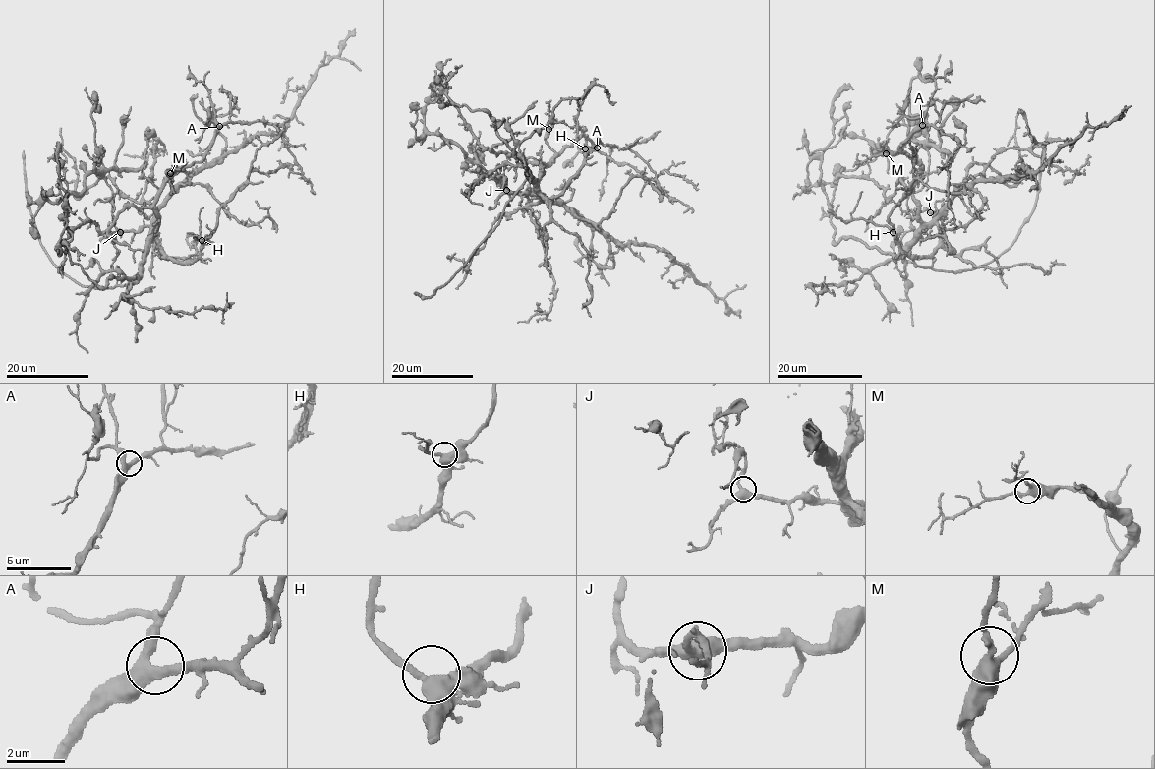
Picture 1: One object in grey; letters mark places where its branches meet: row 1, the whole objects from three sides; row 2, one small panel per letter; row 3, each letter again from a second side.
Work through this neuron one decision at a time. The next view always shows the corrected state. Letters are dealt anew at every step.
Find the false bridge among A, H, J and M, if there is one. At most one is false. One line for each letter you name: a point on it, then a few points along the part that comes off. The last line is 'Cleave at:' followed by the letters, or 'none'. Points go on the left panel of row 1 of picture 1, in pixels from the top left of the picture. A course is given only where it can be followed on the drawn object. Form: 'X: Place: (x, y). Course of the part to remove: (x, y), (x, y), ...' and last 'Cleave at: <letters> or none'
J: Place: (120, 232). Course of the part to remove: (120, 232), (114, 237), (110, 187), (96, 171), (80, 194), (51, 202), (45, 194), (60, 194), (76, 214)
Cleave at: J

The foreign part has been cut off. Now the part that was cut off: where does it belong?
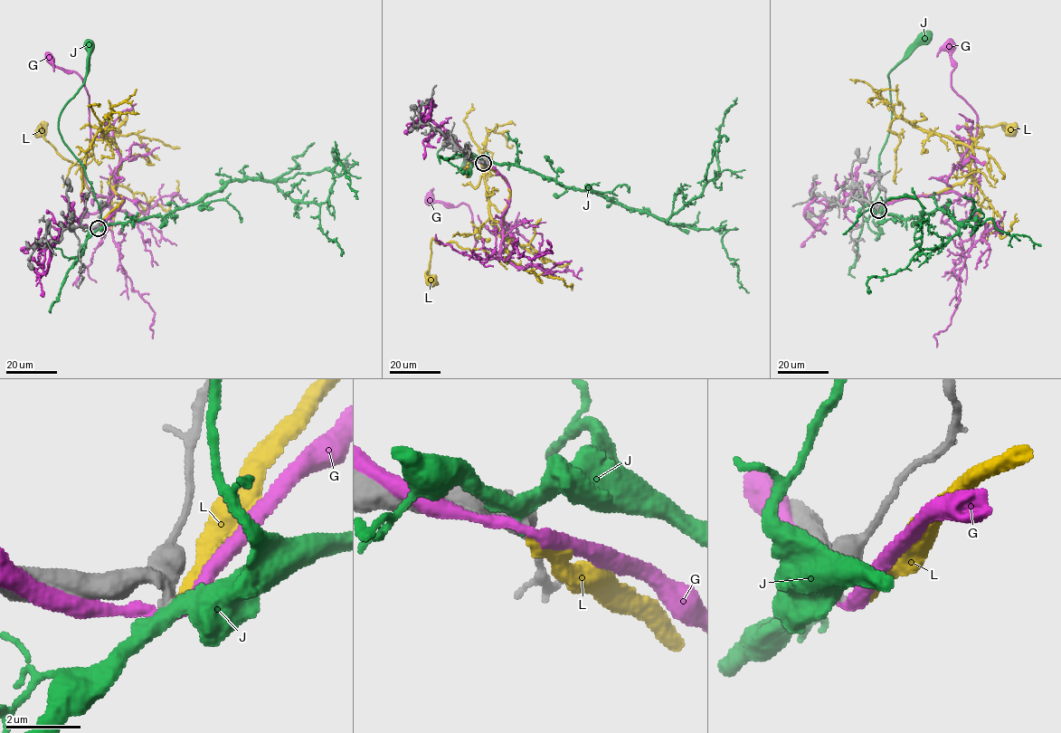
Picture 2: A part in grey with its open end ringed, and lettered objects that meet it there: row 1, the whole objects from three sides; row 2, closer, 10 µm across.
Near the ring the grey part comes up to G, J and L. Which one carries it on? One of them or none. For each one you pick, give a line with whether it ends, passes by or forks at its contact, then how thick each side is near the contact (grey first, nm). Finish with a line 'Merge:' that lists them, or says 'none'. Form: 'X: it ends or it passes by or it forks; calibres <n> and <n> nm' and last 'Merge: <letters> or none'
L: it ends; calibres 380 and 280 nm
Merge: L

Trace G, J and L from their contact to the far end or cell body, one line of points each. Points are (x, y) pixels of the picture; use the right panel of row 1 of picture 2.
G: (877, 211), (900, 199), (956, 191), (973, 203), (970, 195), (977, 114), (951, 86), (955, 67), (949, 45)
J: (877, 210), (873, 204), (879, 191), (878, 160), (891, 118), (888, 76), (890, 71), (923, 37)
L: (877, 210), (970, 176), (983, 195), (980, 204), (970, 189), (976, 167), (968, 130), (1006, 124), (1012, 130)

